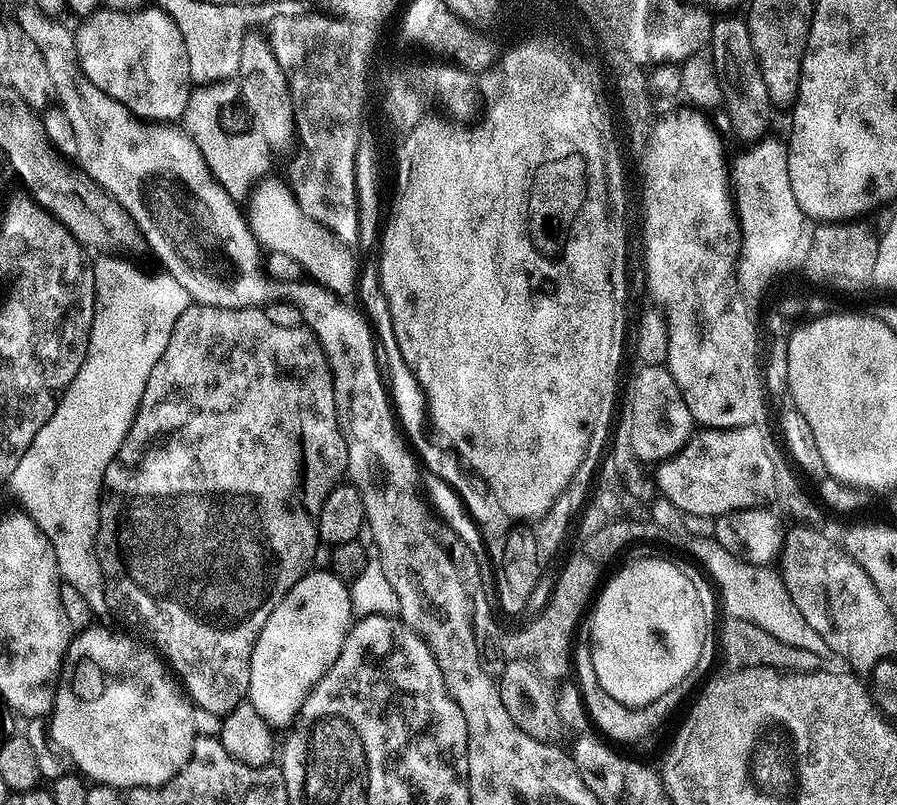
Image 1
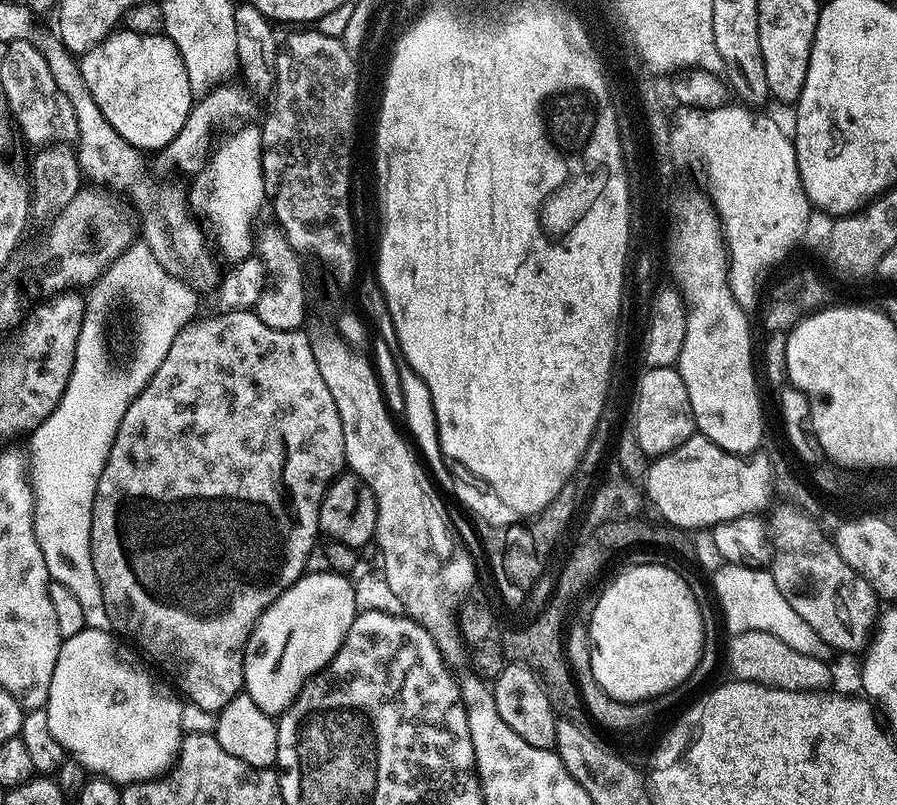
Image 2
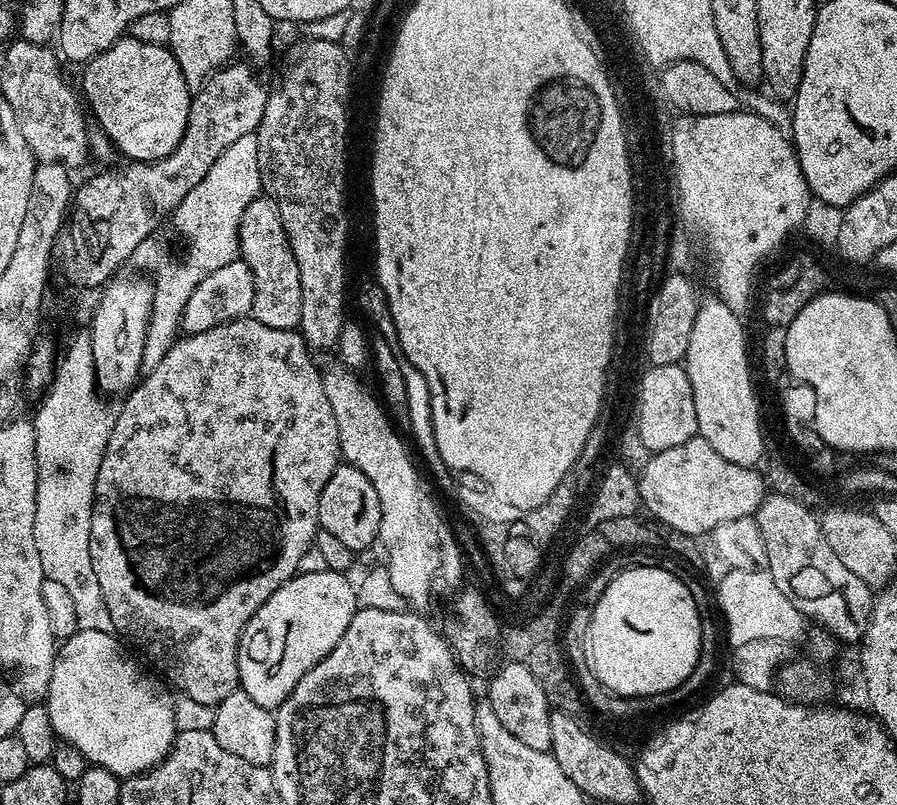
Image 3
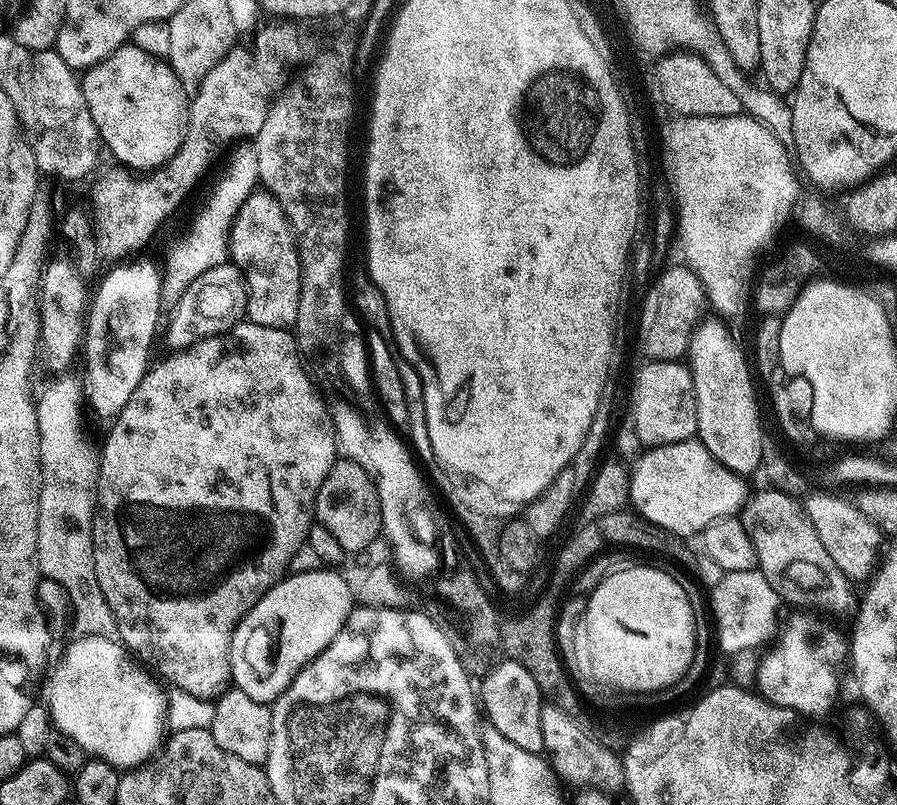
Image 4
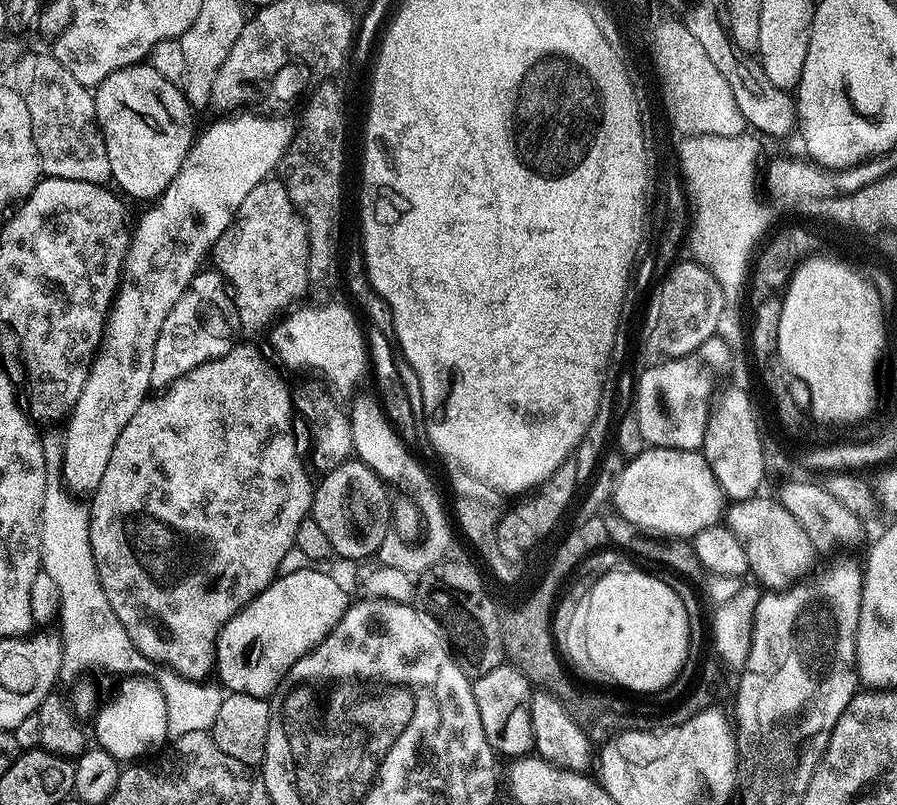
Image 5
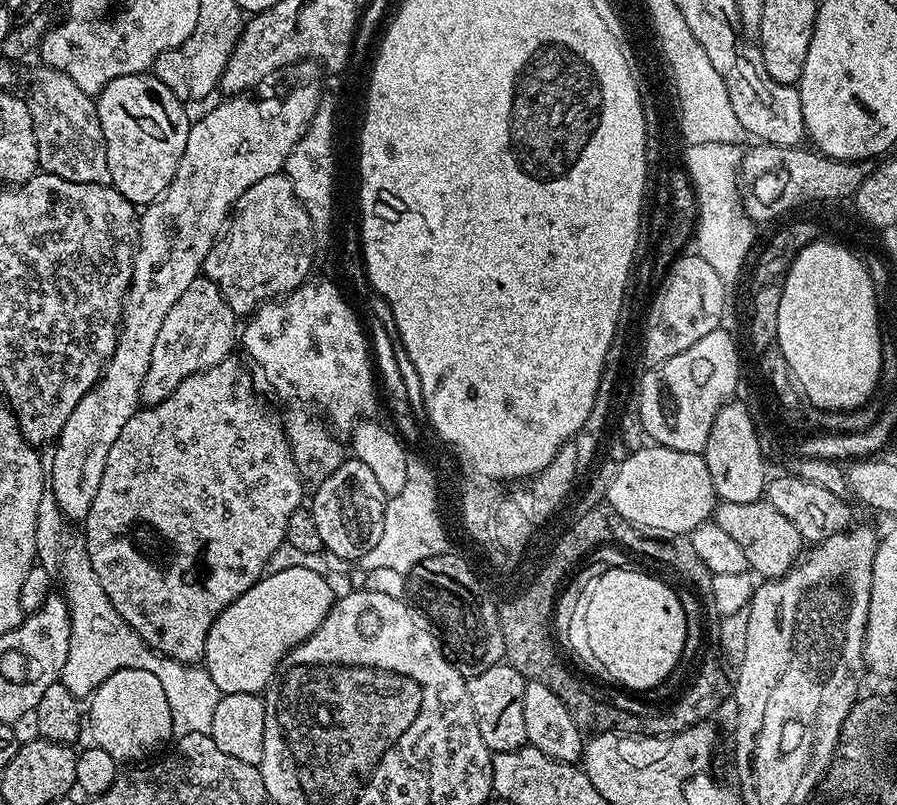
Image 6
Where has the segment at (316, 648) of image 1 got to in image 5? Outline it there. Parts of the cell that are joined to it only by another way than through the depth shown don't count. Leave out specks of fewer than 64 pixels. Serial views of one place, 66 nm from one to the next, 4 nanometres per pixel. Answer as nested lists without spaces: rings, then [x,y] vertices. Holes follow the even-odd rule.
[[[304,566],[297,572],[285,571],[277,575],[271,586],[262,590],[247,604],[242,611],[234,618],[226,622],[226,626],[220,631],[220,637],[216,639],[216,667],[215,675],[220,675],[219,683],[228,692],[245,692],[251,696],[271,697],[280,683],[284,680],[285,674],[302,658],[311,648],[317,648],[330,634],[330,630],[342,618],[347,610],[350,597],[344,593],[344,588],[332,576],[324,572],[315,572],[315,567]]]

